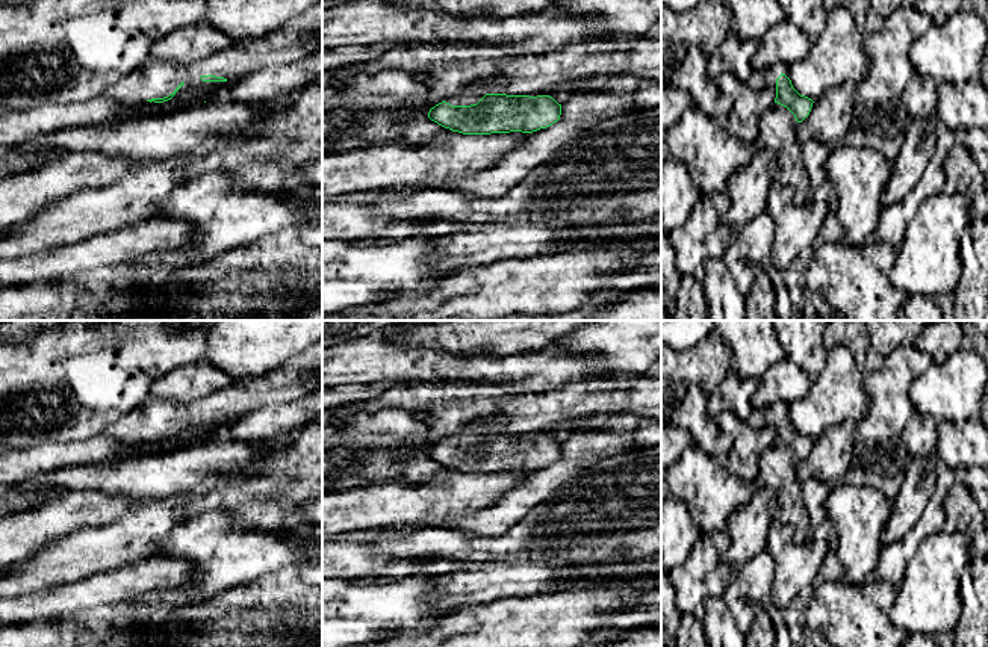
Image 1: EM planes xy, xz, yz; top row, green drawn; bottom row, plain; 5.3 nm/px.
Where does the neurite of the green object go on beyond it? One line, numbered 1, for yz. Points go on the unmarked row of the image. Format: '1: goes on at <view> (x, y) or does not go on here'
1: does not go on here

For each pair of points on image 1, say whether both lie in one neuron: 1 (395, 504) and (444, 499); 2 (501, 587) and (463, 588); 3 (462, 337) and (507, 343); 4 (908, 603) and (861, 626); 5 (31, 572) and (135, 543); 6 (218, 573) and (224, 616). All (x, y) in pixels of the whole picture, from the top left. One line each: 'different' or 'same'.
1: same
2: same
3: same
4: different
5: same
6: different

